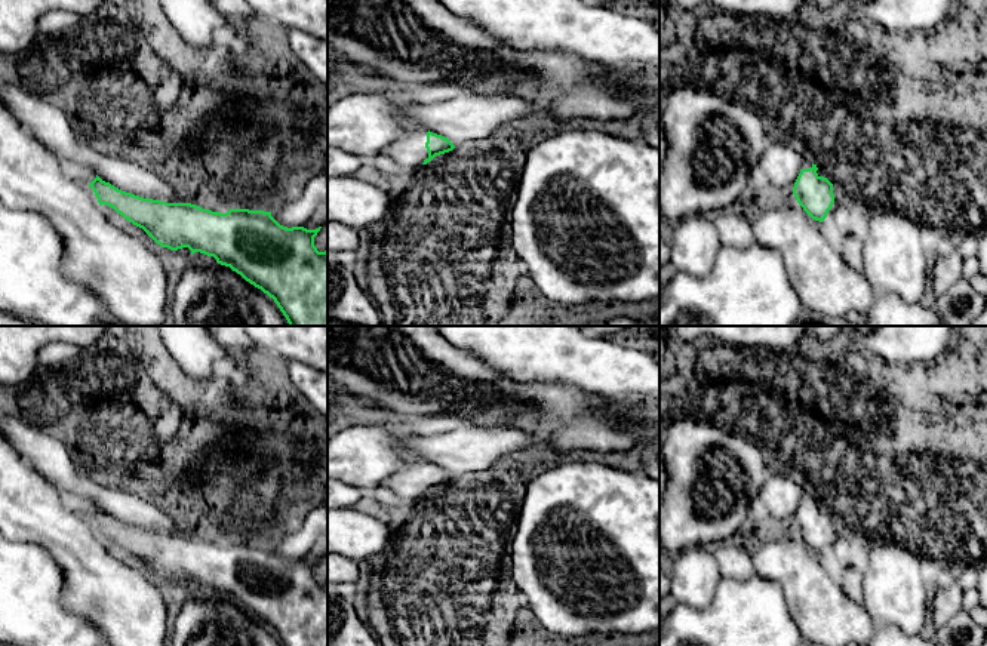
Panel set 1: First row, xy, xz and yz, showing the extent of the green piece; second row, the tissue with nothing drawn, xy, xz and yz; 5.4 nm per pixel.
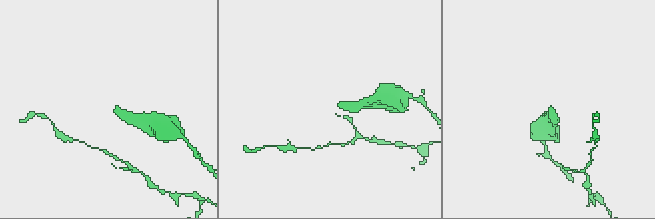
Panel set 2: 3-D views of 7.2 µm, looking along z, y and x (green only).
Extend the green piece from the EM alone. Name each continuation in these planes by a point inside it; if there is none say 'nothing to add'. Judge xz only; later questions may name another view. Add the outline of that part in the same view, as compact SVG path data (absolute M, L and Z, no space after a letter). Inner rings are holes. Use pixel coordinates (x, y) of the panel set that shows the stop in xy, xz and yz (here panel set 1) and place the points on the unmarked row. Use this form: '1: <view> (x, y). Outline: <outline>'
1: xz (408, 483). Outline: M411 459L387 479L384 487L409 505L422 498L424 492L428 490L425 474L427 462Z

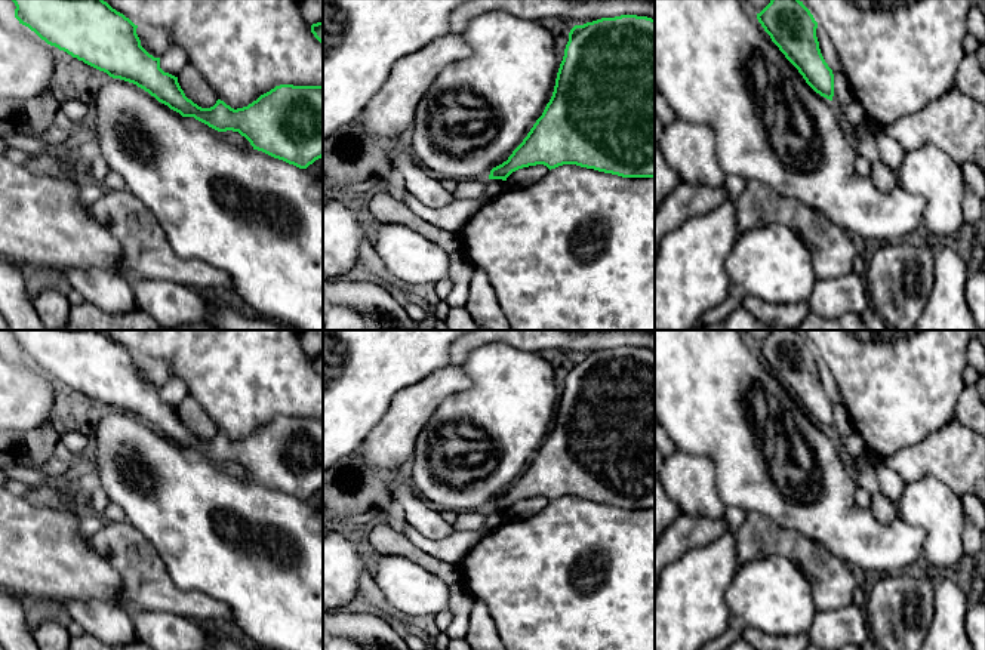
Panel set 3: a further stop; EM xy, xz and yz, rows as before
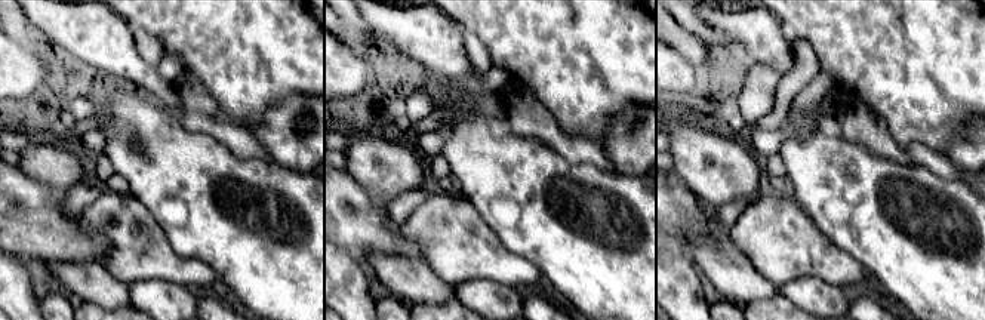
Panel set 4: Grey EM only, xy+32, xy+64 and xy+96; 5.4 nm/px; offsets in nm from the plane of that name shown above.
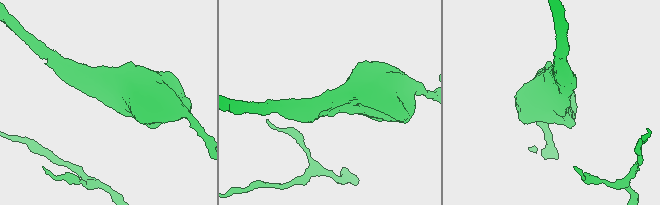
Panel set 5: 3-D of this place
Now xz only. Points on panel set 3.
nothing to add

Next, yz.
nothing to add

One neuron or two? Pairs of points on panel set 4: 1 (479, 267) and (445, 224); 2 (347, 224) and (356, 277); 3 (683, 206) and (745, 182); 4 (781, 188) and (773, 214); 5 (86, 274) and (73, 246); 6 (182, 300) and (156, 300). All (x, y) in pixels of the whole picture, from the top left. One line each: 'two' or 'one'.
1: one
2: two
3: two
4: two
5: two
6: one

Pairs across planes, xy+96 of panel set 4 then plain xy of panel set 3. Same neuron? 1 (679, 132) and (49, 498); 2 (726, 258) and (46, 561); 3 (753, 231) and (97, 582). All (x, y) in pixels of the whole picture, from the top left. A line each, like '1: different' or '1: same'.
1: same
2: different
3: different

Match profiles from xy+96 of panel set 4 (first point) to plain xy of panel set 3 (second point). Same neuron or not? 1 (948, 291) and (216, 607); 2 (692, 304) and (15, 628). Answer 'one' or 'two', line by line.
1: two
2: one

